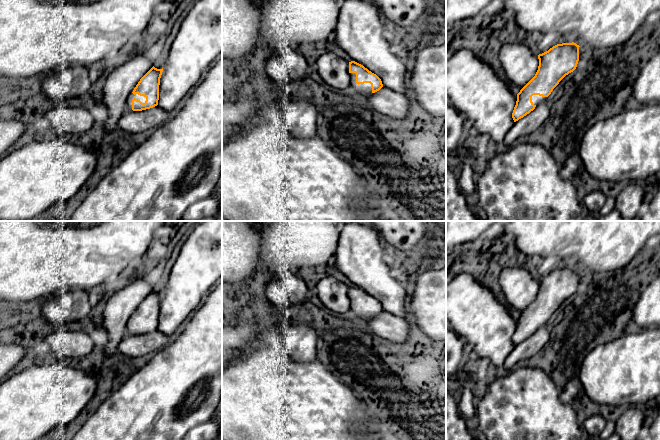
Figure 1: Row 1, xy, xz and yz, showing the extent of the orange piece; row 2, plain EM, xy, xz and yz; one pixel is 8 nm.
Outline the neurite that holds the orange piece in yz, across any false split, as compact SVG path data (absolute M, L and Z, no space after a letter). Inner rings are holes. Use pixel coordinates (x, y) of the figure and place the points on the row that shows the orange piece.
M574 42L562 43L538 55L539 66L535 76L517 94L512 113L514 122L529 114L538 104L546 102L559 82L576 69L579 47Z

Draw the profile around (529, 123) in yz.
M542 102L533 111L516 121L511 130L506 134L501 148L506 149L518 142L522 137L539 128L550 115L550 103Z

